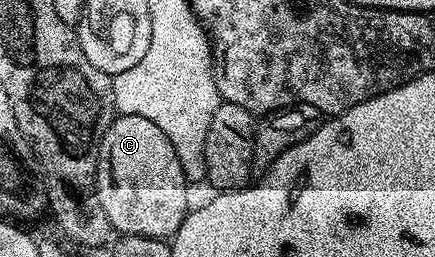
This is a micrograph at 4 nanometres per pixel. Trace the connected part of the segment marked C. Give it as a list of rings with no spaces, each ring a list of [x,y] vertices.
[[[114,115],[97,151],[95,187],[103,211],[117,234],[168,241],[191,211],[191,185],[185,179],[183,166],[179,166],[179,154],[175,154],[167,134],[151,118]]]

